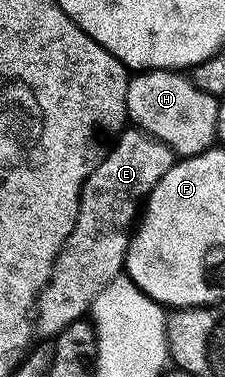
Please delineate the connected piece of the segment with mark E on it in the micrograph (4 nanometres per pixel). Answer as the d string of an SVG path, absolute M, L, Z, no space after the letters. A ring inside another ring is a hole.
M136 127L122 129L112 145L85 181L75 227L53 264L49 282L37 296L35 329L45 336L42 338L56 338L63 327L82 320L92 310L95 295L99 295L111 279L122 276L131 230L138 220L139 210L159 179L163 179L175 163L173 150Z

